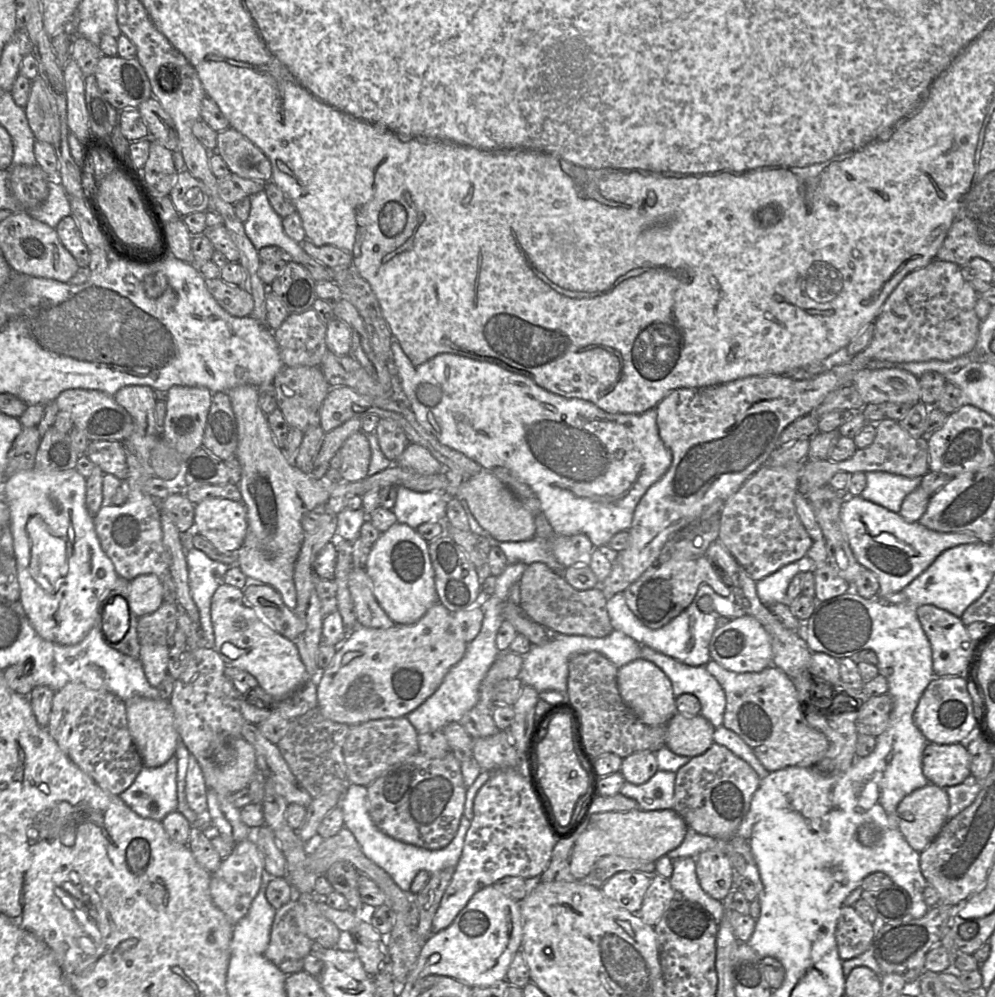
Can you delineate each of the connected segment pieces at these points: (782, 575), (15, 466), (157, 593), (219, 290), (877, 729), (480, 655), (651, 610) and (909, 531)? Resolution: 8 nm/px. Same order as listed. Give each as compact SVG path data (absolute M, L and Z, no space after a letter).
M807 557L790 563L756 583L756 591L761 602L767 607L776 603L786 603L788 586L793 577L808 570L813 571L814 565Z
M22 427L7 456L5 482L18 472L34 468L40 442L41 435L37 427Z
M155 574L139 575L130 581L128 605L137 617L154 613L163 602L163 587Z
M220 277L205 279L205 284L217 304L235 317L250 316L254 308L252 296L241 286L229 285Z
M888 693L869 698L858 710L856 730L858 735L878 737L888 726L893 702Z
M524 563L508 564L503 573L497 577L494 593L488 599L482 599L481 607L484 611L484 618L481 629L477 636L467 644L463 658L449 670L437 690L406 716L418 733L442 730L450 722L459 722L468 711L476 706L481 681L500 654L496 646L496 636L504 621L502 610L504 602L509 600L511 587L520 582L526 567Z
M664 556L646 570L623 594L634 615L648 628L659 629L682 613L693 601L701 584L707 584L722 597L731 597L730 588L723 582L708 558L675 560Z
M860 496L846 497L841 506L840 520L856 560L878 578L880 590L874 599L879 600L903 591L947 549L979 542L976 536L969 533L941 533L918 522L908 523L899 513L891 512Z

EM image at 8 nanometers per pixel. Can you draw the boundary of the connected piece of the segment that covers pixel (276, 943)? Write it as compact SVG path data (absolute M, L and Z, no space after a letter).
M292 899L277 910L271 928L269 945L265 952L266 958L286 975L303 971L305 958L317 947L298 926L295 916L296 904L297 901Z

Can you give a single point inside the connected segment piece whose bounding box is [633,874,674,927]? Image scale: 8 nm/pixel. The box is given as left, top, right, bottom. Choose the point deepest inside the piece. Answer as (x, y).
(659, 894)

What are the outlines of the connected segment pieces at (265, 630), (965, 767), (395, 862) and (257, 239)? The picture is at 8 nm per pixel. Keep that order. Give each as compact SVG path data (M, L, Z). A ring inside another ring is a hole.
M224 584L218 586L211 600L214 650L227 667L236 667L253 675L275 701L281 701L300 689L311 677L301 661L297 646L277 633L244 599L243 591Z
M927 743L922 753L921 768L929 784L940 788L959 785L971 776L970 756L963 743Z
M350 784L341 798L340 807L343 812L344 826L352 832L365 856L385 870L404 892L410 892L412 882L420 871L427 871L432 875L446 868L455 868L461 857L464 840L471 825L471 821L462 815L453 840L442 849L428 850L395 840L375 826L368 811L366 786Z
M265 189L251 196L250 214L243 223L247 237L255 249L276 245L284 250L284 256L301 263L304 256L302 245L290 238L284 231L282 218L271 206Z

